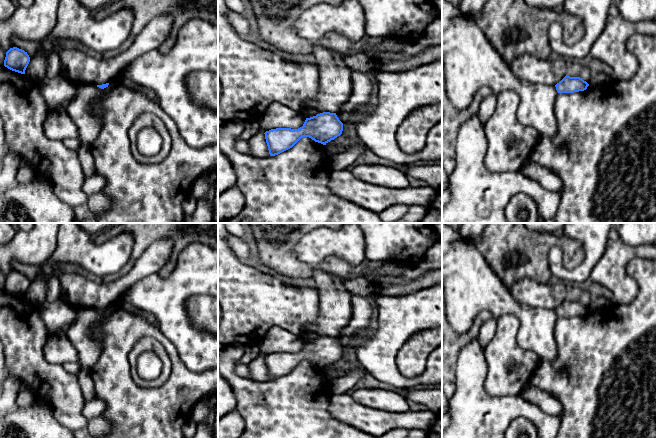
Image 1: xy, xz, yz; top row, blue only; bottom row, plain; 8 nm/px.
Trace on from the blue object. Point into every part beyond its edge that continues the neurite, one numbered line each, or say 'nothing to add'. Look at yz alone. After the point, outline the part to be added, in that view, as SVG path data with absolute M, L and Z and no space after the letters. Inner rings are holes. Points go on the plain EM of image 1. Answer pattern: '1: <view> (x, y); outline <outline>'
nothing to add

